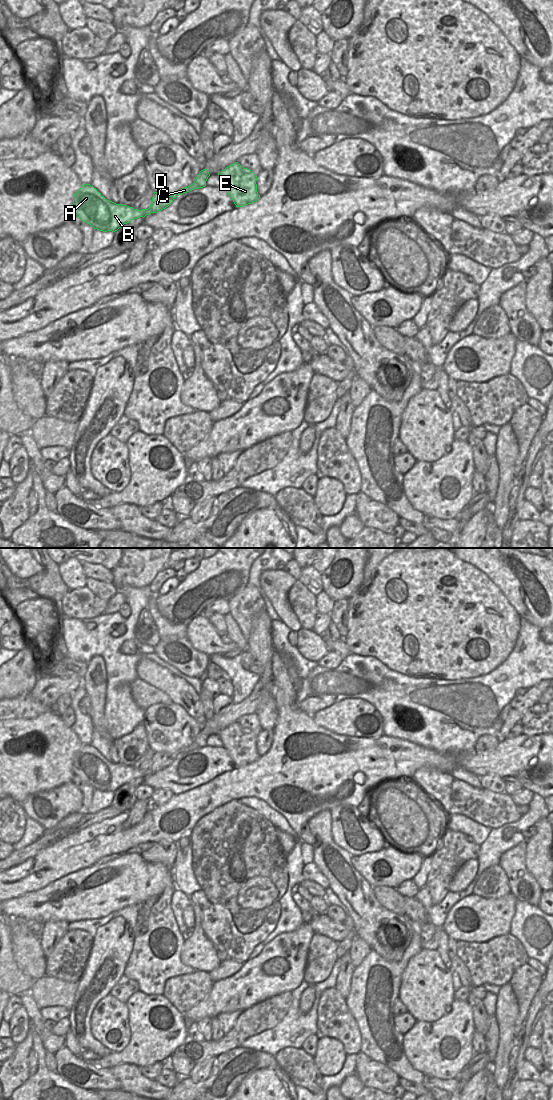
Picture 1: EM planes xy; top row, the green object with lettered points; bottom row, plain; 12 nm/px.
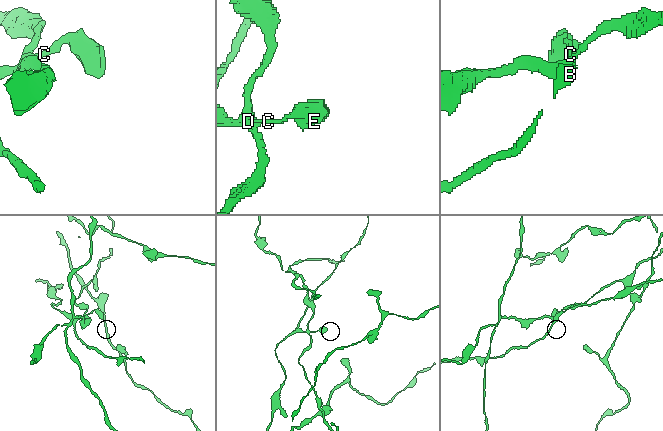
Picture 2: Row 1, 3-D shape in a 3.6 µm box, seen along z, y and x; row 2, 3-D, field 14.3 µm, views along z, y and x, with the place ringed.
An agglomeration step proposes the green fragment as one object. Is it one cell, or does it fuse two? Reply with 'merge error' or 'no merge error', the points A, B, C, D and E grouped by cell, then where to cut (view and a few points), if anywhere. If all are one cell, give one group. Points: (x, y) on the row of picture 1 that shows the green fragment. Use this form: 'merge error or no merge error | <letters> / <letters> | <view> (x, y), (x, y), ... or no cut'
merge error | A B C E / D | xy (149, 207), (150, 213)

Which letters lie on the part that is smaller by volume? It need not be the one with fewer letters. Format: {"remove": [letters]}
{"remove": ["A", "B", "C", "E"]}

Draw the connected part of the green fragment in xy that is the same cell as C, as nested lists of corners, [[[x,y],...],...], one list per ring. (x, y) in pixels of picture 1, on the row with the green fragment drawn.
[[[207,169],[201,170],[199,172],[199,174],[197,175],[193,184],[189,185],[188,187],[182,188],[180,191],[176,192],[173,196],[171,196],[171,198],[174,200],[178,195],[190,192],[194,189],[199,189],[199,188],[205,187],[206,181],[207,181],[209,176],[210,176],[210,174],[209,174]]]

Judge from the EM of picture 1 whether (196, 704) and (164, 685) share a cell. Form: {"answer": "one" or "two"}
{"answer": "one"}

